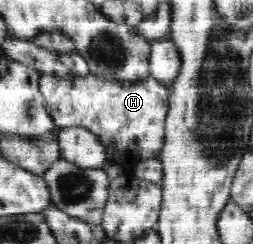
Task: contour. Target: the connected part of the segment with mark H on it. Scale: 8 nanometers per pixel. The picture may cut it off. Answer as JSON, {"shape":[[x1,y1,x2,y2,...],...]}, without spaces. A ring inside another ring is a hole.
{"shape":[[98,74,70,78,41,75,39,85,54,125,59,128,83,126,98,134,109,162,115,161,114,151,129,153,136,162,157,158,162,150,171,87,150,74,135,82,114,81]]}

